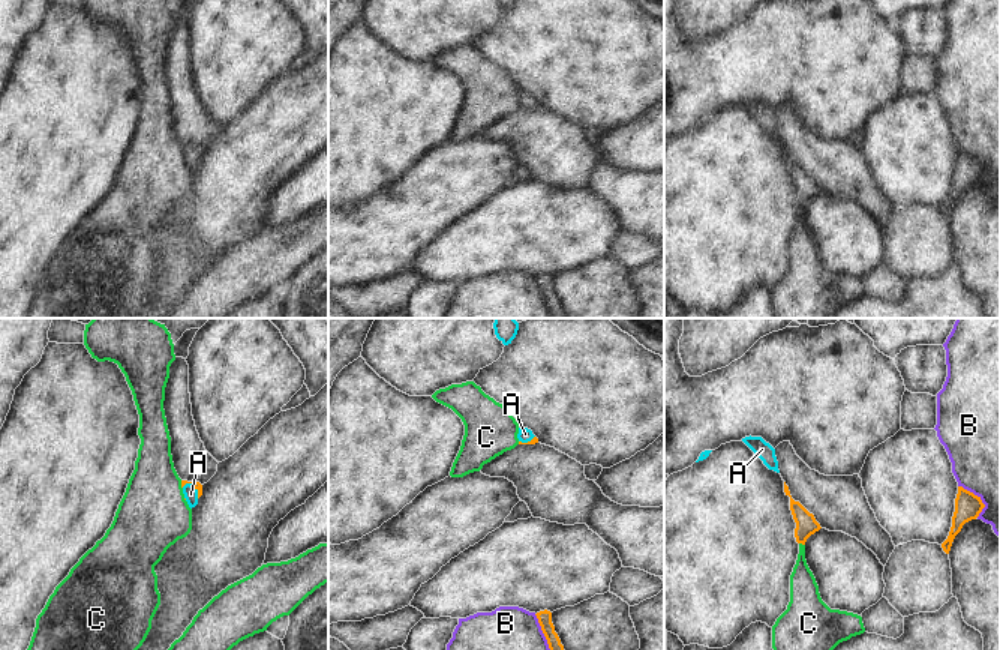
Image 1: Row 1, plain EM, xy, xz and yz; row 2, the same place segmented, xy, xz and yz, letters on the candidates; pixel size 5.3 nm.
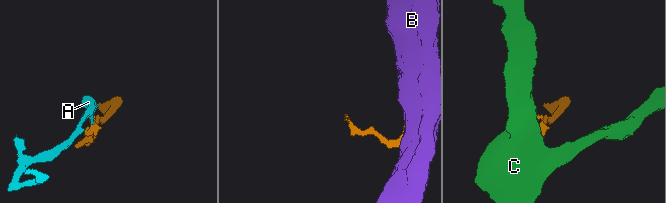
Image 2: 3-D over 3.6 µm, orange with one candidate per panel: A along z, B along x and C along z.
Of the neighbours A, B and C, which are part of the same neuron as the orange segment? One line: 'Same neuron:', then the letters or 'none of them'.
Same neuron: A

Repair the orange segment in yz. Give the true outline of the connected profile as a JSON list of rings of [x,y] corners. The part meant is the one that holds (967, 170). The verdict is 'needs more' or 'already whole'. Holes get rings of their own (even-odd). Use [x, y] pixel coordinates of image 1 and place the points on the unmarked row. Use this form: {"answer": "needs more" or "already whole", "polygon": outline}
{"answer": "already whole", "polygon": [[[958,150],[952,191],[948,203],[942,207],[942,212],[946,218],[949,218],[952,206],[955,200],[961,195],[963,189],[972,183],[976,183],[984,171],[985,168],[982,167],[981,161],[964,153],[963,150]]]}

